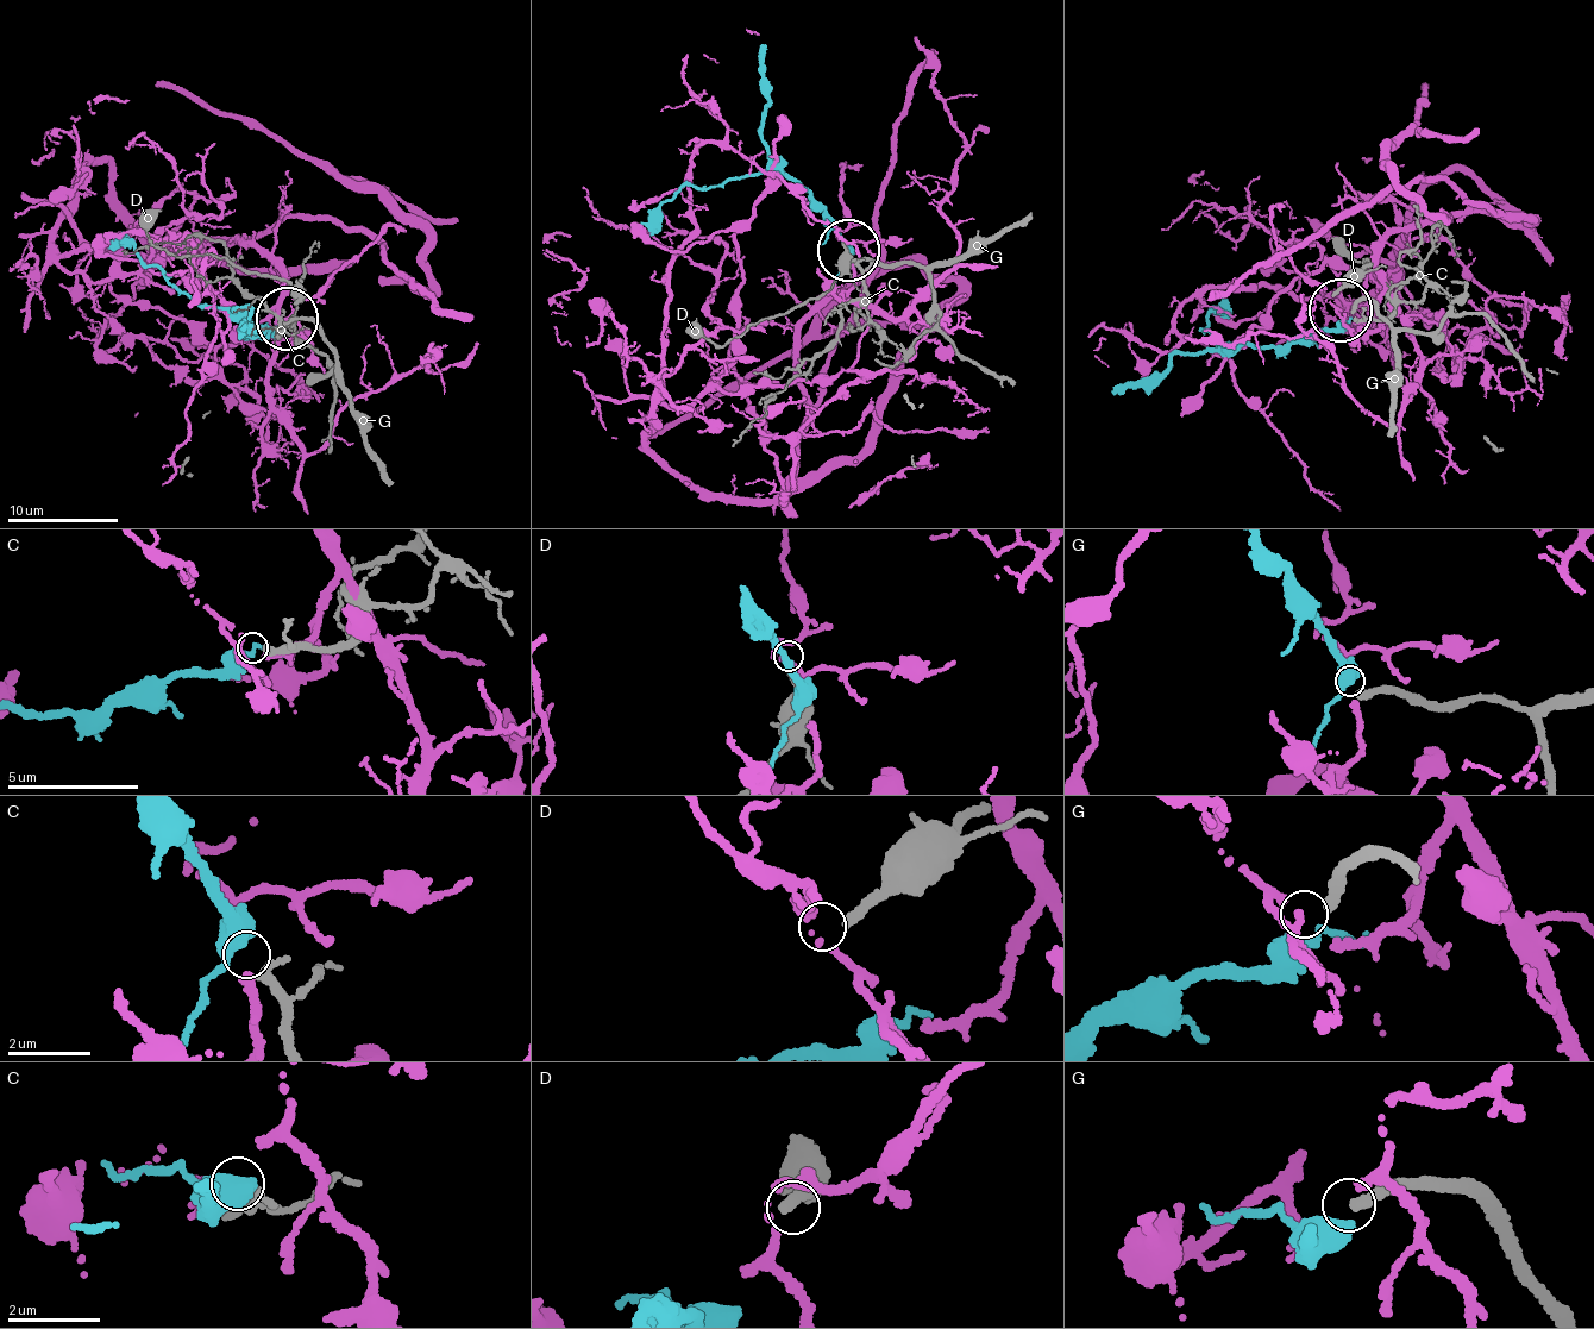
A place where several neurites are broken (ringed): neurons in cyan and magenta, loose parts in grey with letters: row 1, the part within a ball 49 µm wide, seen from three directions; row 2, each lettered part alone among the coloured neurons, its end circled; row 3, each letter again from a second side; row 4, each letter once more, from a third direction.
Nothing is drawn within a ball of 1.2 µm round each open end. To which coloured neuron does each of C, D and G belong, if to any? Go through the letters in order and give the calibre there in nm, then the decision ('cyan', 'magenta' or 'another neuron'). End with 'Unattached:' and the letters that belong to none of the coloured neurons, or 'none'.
C: 220 nm thick; another neuron
D: 240 nm thick; another neuron
G: 240 nm thick; cyan
Unattached: C, D

